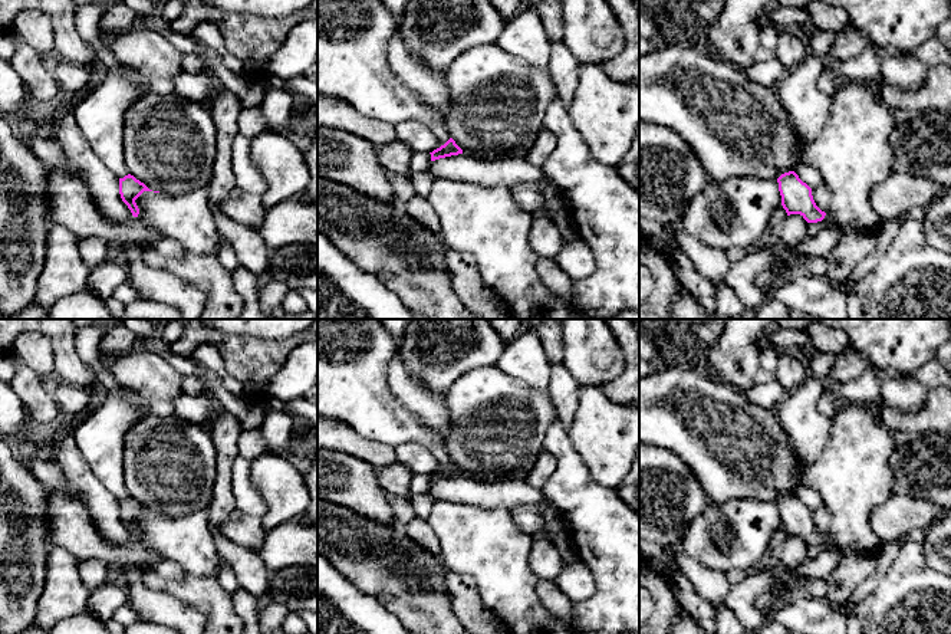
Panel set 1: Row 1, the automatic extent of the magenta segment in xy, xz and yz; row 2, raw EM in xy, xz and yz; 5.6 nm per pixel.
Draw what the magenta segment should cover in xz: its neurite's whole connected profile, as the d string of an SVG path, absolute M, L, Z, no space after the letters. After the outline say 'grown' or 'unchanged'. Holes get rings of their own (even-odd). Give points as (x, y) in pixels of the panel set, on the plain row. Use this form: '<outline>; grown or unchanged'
M450 460L444 467L440 470L434 472L431 476L431 483L451 479L451 477L458 477L463 476L463 472L455 466L453 460Z; unchanged

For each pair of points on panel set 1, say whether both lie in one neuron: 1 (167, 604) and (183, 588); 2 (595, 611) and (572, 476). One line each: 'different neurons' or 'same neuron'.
1: different neurons
2: same neuron

